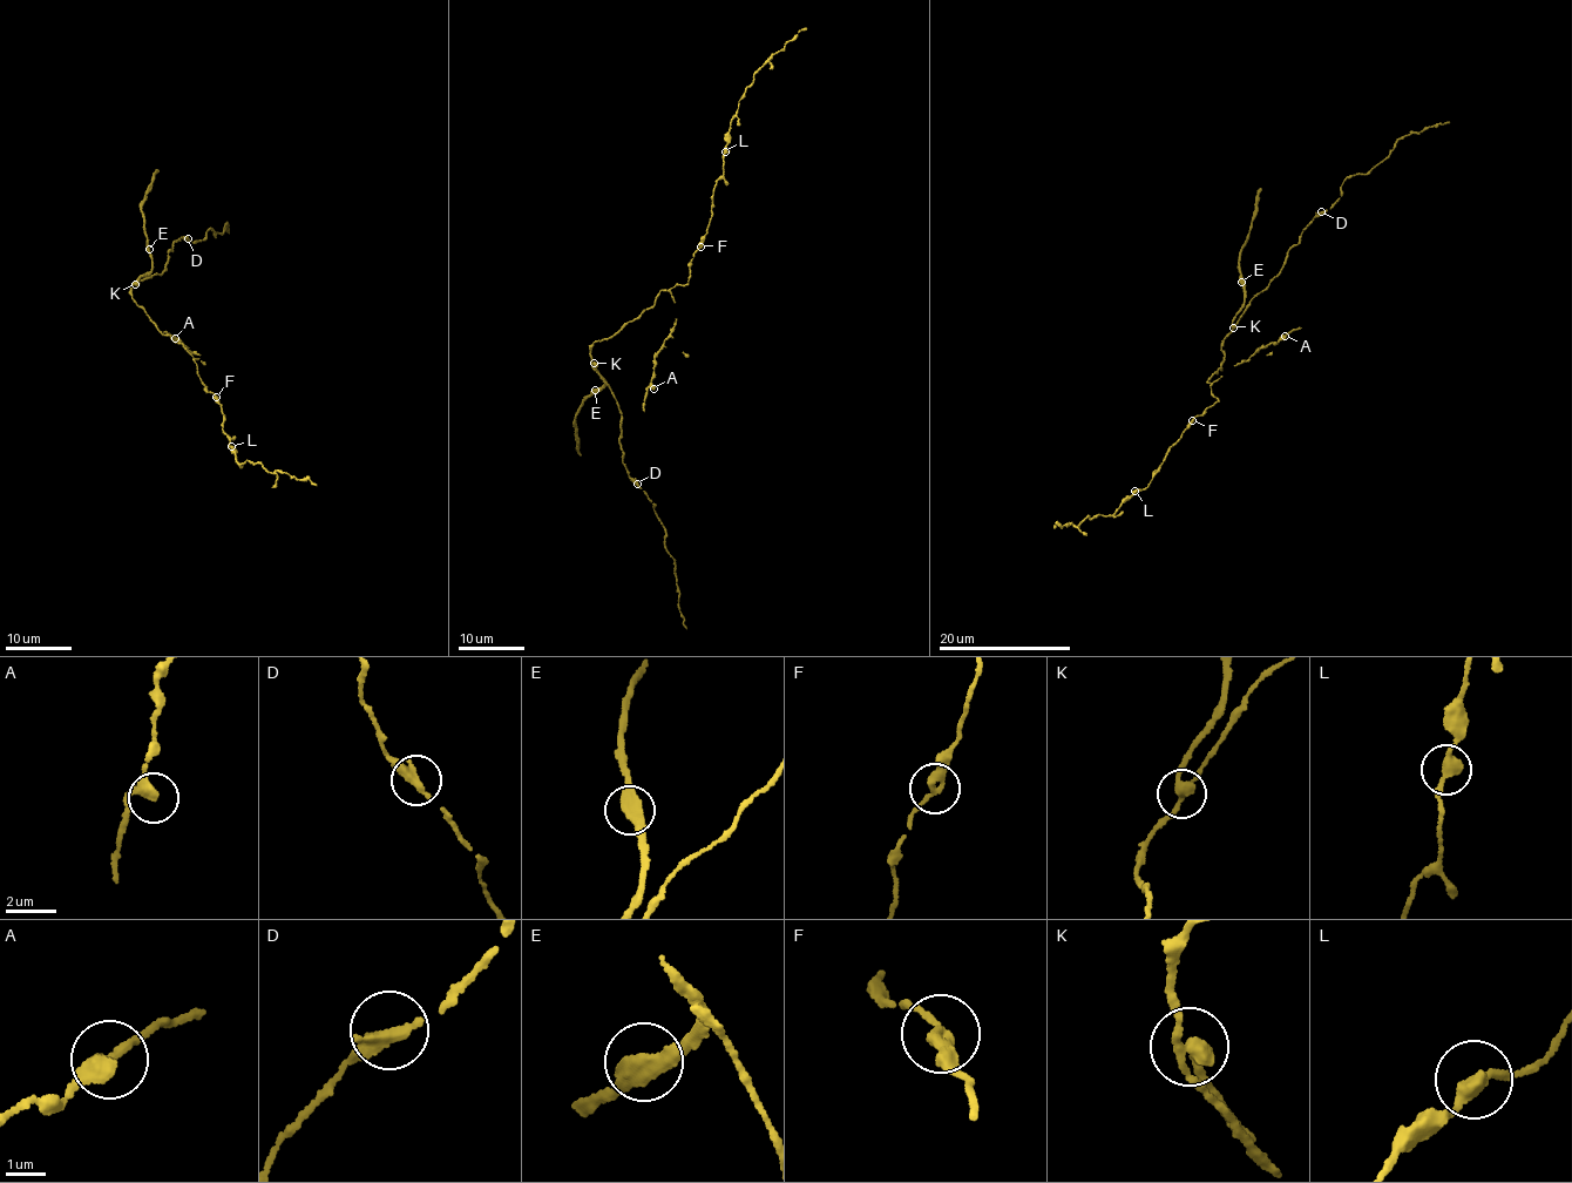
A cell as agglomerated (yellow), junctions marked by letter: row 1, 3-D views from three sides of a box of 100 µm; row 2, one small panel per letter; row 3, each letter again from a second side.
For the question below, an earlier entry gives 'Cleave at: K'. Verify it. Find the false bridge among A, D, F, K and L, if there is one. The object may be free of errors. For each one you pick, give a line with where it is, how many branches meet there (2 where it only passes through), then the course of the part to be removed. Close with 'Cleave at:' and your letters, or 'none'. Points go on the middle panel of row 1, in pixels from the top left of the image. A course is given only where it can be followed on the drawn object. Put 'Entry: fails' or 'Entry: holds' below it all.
K: place (594, 363); branches 3; course (594, 364), (604, 380), (575, 414), (576, 448), (580, 455)
Cleave at: K
Entry: holds

